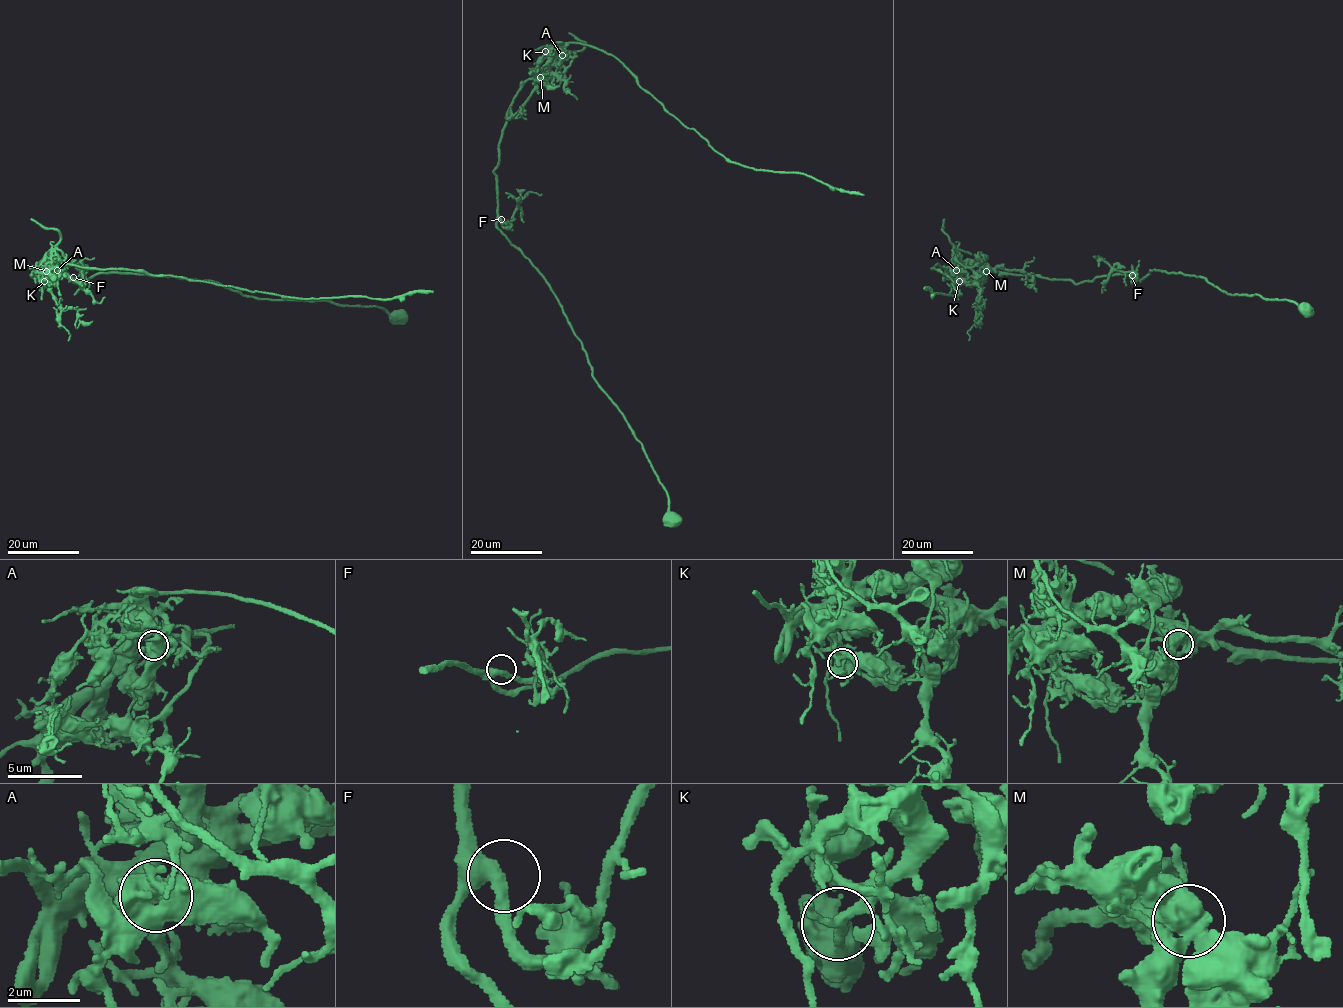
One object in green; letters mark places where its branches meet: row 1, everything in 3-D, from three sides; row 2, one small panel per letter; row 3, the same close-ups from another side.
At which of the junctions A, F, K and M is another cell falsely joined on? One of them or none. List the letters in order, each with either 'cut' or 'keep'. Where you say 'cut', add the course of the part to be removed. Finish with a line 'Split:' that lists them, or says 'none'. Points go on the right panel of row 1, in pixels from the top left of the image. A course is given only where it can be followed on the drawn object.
A: keep
F: keep
K: keep
M: cut; course (987, 271), (984, 280), (979, 281), (974, 271), (958, 261), (952, 250), (953, 245), (942, 229), (944, 219)
Split: M

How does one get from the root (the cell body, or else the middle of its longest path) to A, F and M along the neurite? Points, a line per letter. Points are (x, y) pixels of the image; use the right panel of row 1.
A: (1305, 310), (1156, 270), (1140, 280), (1107, 274), (1073, 283), (973, 264), (950, 266), (956, 270)
F: (1305, 310), (1287, 300), (1228, 295), (1200, 276), (1156, 270), (1140, 280), (1132, 275)
M: (1305, 310), (1287, 300), (1228, 295), (1182, 273), (1150, 270), (1140, 280), (1107, 274), (1073, 283), (987, 271)

